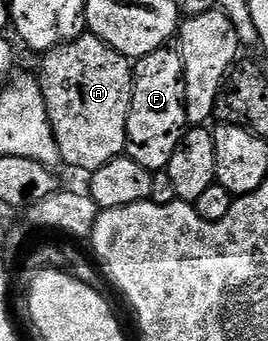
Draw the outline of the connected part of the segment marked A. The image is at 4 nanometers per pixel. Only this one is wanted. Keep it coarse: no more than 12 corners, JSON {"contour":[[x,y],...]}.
{"contour":[[91,31],[38,80],[61,162],[128,147],[133,62]]}

